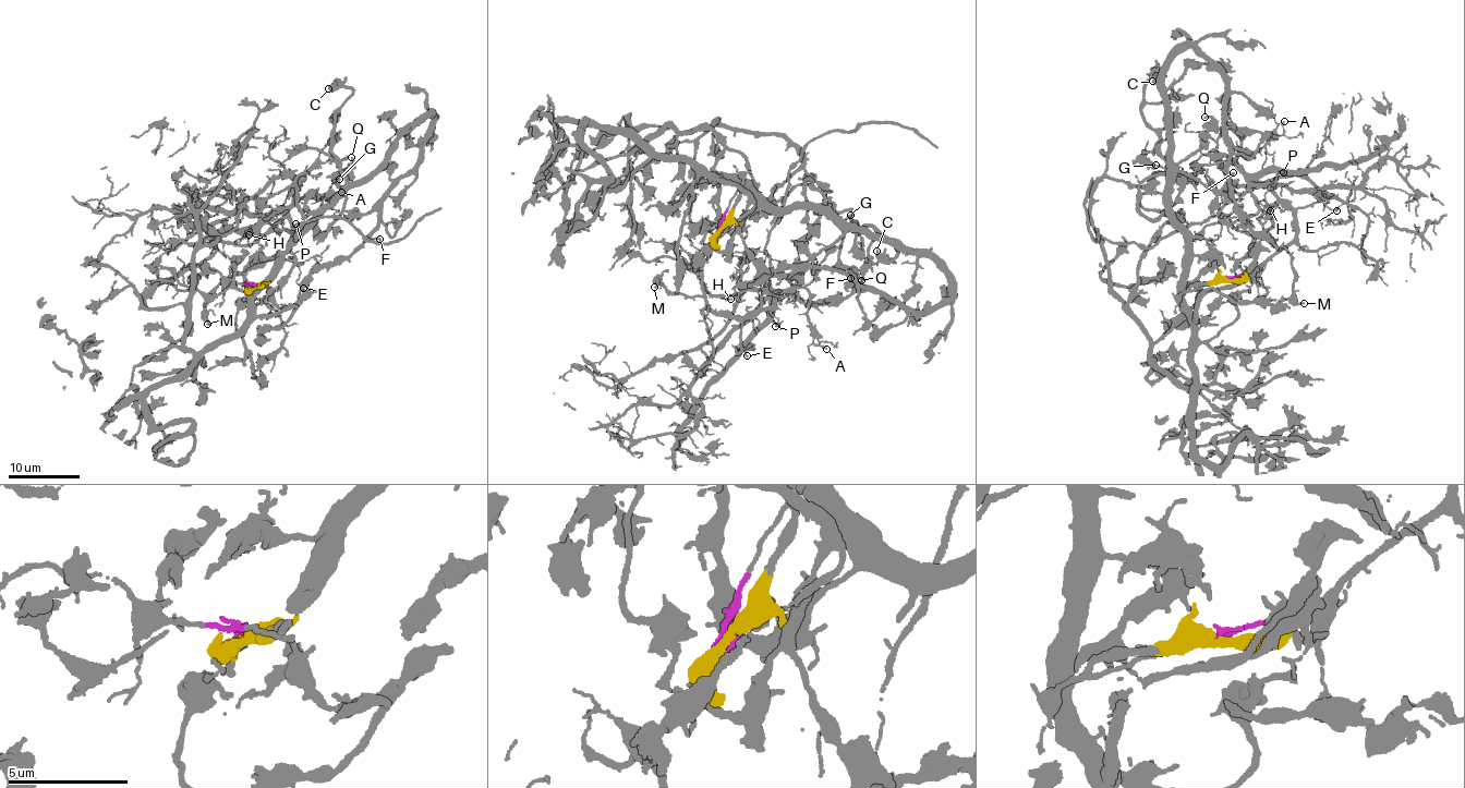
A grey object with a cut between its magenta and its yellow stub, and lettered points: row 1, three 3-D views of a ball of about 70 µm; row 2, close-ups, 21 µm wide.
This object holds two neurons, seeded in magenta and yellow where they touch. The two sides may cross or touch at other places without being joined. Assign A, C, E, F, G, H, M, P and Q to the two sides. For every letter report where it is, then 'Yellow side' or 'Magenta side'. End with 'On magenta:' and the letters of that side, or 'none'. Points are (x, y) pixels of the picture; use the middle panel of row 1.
A: Place: (826, 349). Magenta side
C: Place: (876, 251). Yellow side
E: Place: (747, 355). Magenta side
F: Place: (850, 278). Yellow side
G: Place: (850, 215). Yellow side
H: Place: (730, 299). Magenta side
M: Place: (654, 287). Magenta side
P: Place: (775, 326). Magenta side
Q: Place: (861, 280). Yellow side
On magenta: A, E, H, M, P

